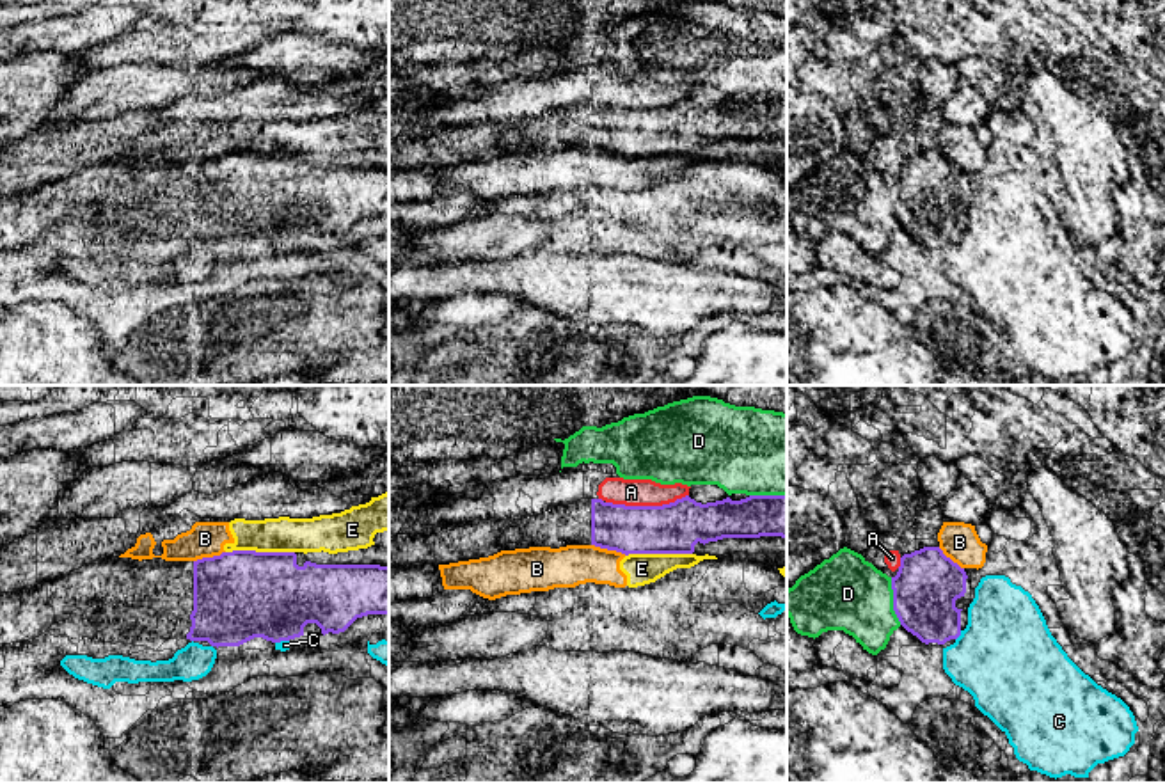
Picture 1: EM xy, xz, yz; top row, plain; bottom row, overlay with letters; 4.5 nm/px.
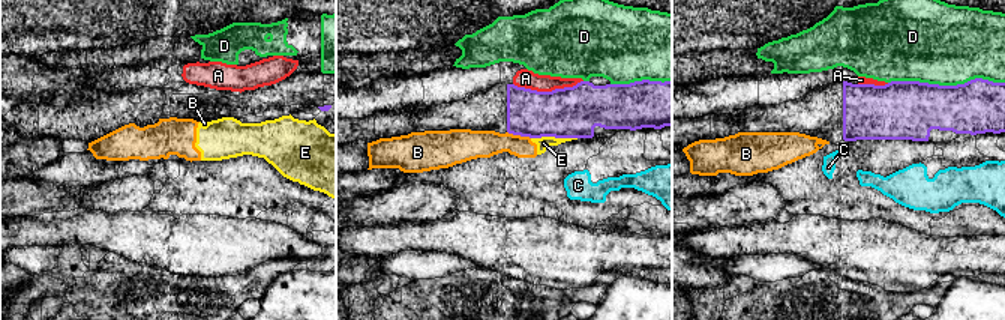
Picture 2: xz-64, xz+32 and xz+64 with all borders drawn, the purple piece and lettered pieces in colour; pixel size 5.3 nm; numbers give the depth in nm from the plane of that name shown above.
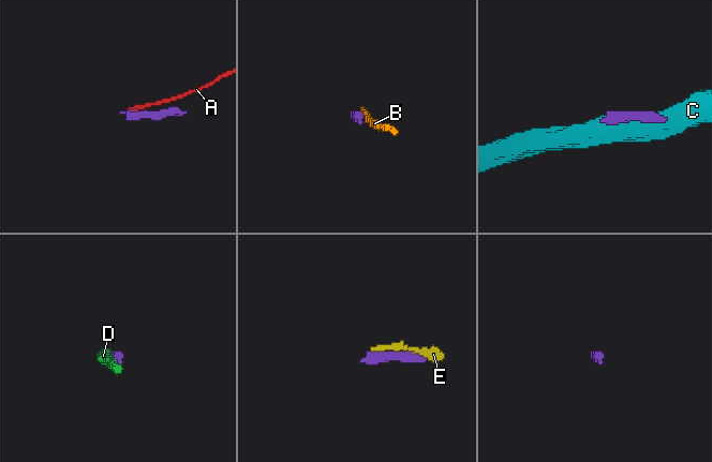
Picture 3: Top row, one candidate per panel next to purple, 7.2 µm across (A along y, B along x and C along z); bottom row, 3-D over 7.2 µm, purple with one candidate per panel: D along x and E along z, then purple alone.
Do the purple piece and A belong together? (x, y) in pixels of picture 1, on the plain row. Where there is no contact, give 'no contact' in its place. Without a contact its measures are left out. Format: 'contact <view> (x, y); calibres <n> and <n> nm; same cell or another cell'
contact xz (647, 109); calibres 240 and 130 nm; another cell

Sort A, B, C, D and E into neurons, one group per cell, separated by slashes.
A / B E / C / D

